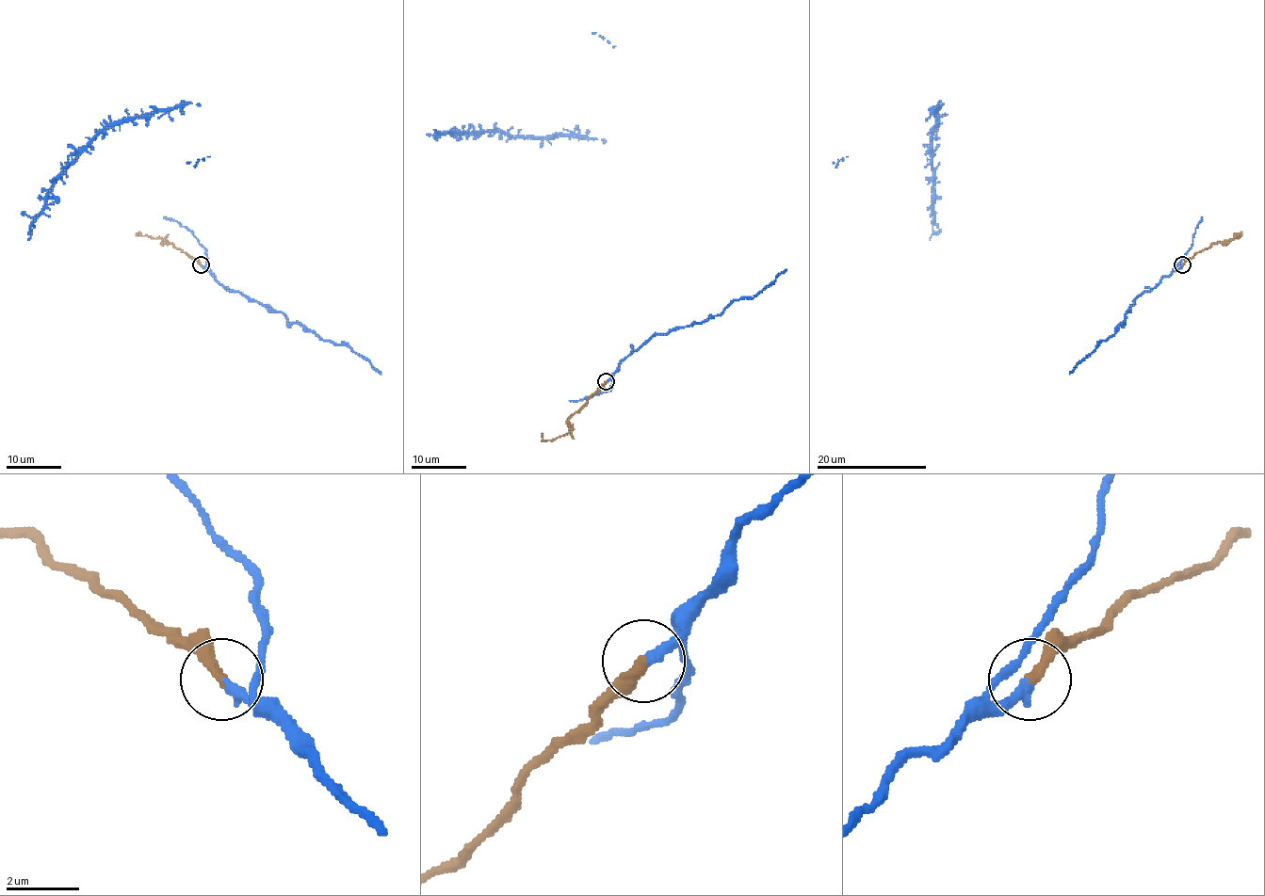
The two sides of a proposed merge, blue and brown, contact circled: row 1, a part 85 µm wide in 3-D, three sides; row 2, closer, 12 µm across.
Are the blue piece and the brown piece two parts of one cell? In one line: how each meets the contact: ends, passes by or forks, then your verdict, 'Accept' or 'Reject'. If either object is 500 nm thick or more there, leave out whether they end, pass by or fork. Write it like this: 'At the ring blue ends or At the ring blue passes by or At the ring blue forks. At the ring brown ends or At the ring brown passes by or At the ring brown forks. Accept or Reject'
At the ring blue ends. At the ring brown ends. Accept

